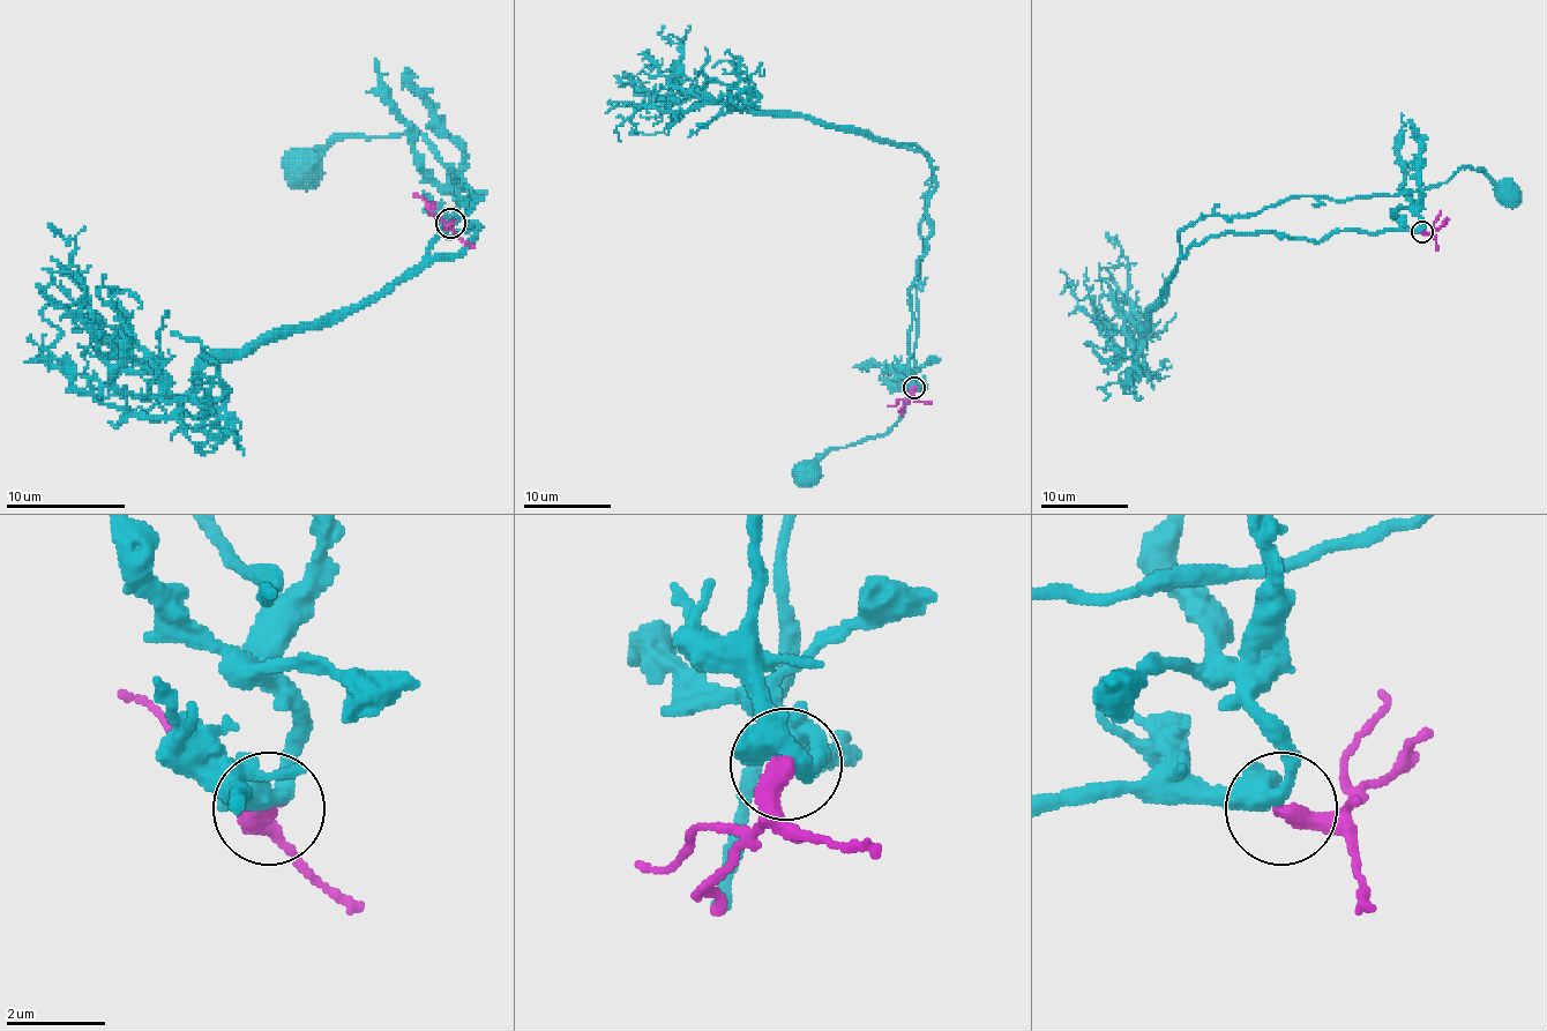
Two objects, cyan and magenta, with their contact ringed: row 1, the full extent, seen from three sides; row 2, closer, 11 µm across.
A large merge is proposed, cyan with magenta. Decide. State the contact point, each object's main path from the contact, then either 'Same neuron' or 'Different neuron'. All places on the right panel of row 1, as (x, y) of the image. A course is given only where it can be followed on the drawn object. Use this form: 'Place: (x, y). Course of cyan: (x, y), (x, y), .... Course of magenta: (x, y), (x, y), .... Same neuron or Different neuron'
Place: (1422, 232). Course of cyan: (1422, 230), (1234, 232), (1181, 256), (1180, 244), (1208, 215), (1410, 193), (1459, 167), (1510, 195). Course of magenta: (1422, 232), (1434, 230), (1440, 210). Different neuron

